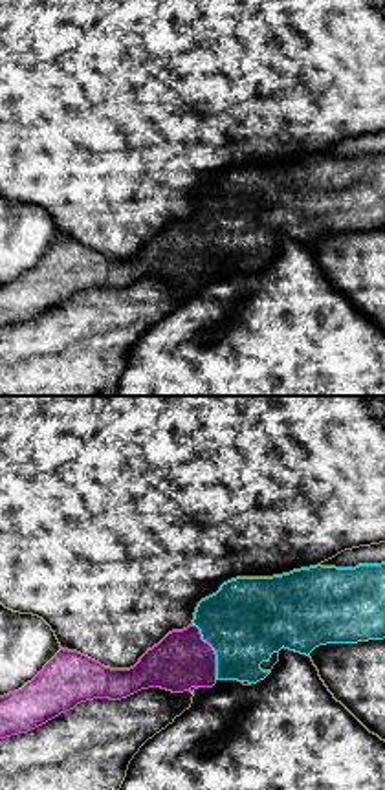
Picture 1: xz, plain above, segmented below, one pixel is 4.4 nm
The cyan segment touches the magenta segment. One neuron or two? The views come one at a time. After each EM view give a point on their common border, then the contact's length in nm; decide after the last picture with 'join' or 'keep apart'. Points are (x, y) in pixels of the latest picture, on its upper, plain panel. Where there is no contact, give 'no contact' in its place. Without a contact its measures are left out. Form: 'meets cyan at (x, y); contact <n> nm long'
meets cyan at (213, 239); contact 260 nm long

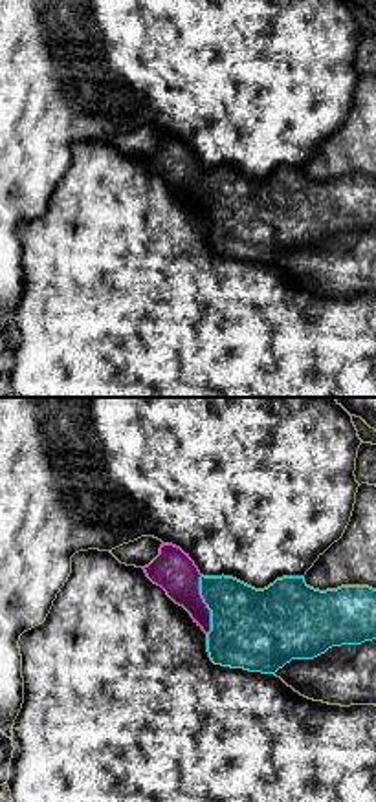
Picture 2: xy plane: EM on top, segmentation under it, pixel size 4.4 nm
meets cyan at (206, 193); contact 260 nm long

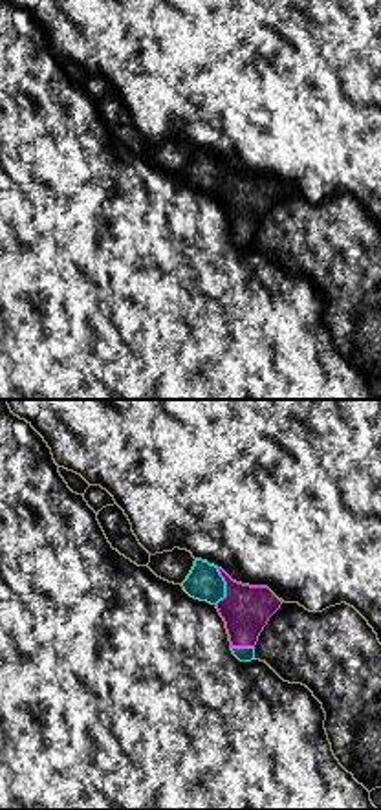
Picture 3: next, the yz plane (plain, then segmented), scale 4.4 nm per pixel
meets cyan at (224, 176); contact 160 nm long

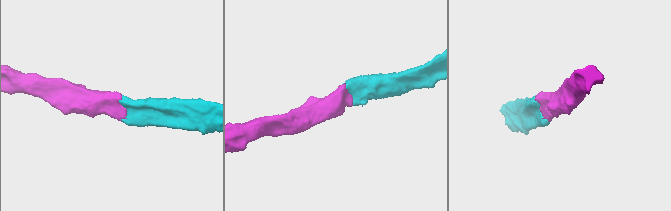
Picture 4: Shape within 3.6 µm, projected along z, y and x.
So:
join

